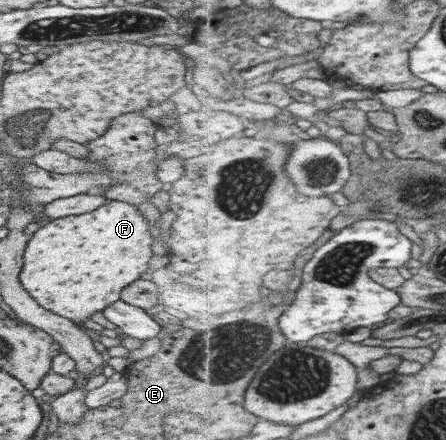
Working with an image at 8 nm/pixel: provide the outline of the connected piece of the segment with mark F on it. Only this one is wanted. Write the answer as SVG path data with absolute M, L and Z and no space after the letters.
M110 200L105 204L102 204L99 208L96 208L96 210L83 213L82 215L63 216L61 218L41 222L39 228L29 235L29 238L25 243L25 248L22 254L22 267L20 268L18 279L23 290L25 290L27 294L30 294L31 298L41 306L41 308L65 317L73 324L84 323L93 313L102 311L106 306L115 302L119 298L119 291L122 288L125 288L127 284L137 279L139 274L149 271L147 262L149 262L149 258L151 258L153 253L151 250L151 243L152 237L149 235L149 232L147 232L147 219L139 214L137 207L128 202Z

